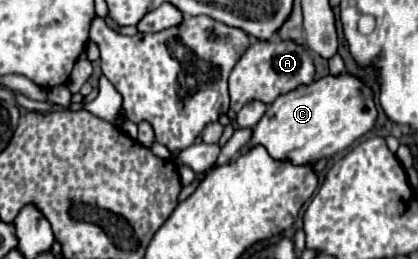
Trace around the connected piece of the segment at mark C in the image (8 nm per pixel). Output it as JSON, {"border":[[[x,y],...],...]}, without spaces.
{"border":[[[327,75],[307,87],[297,87],[295,91],[275,99],[275,103],[267,107],[263,119],[253,127],[245,149],[263,145],[275,161],[309,165],[319,159],[333,157],[335,151],[345,151],[375,125],[375,119],[377,107],[367,85],[353,75]]]}

